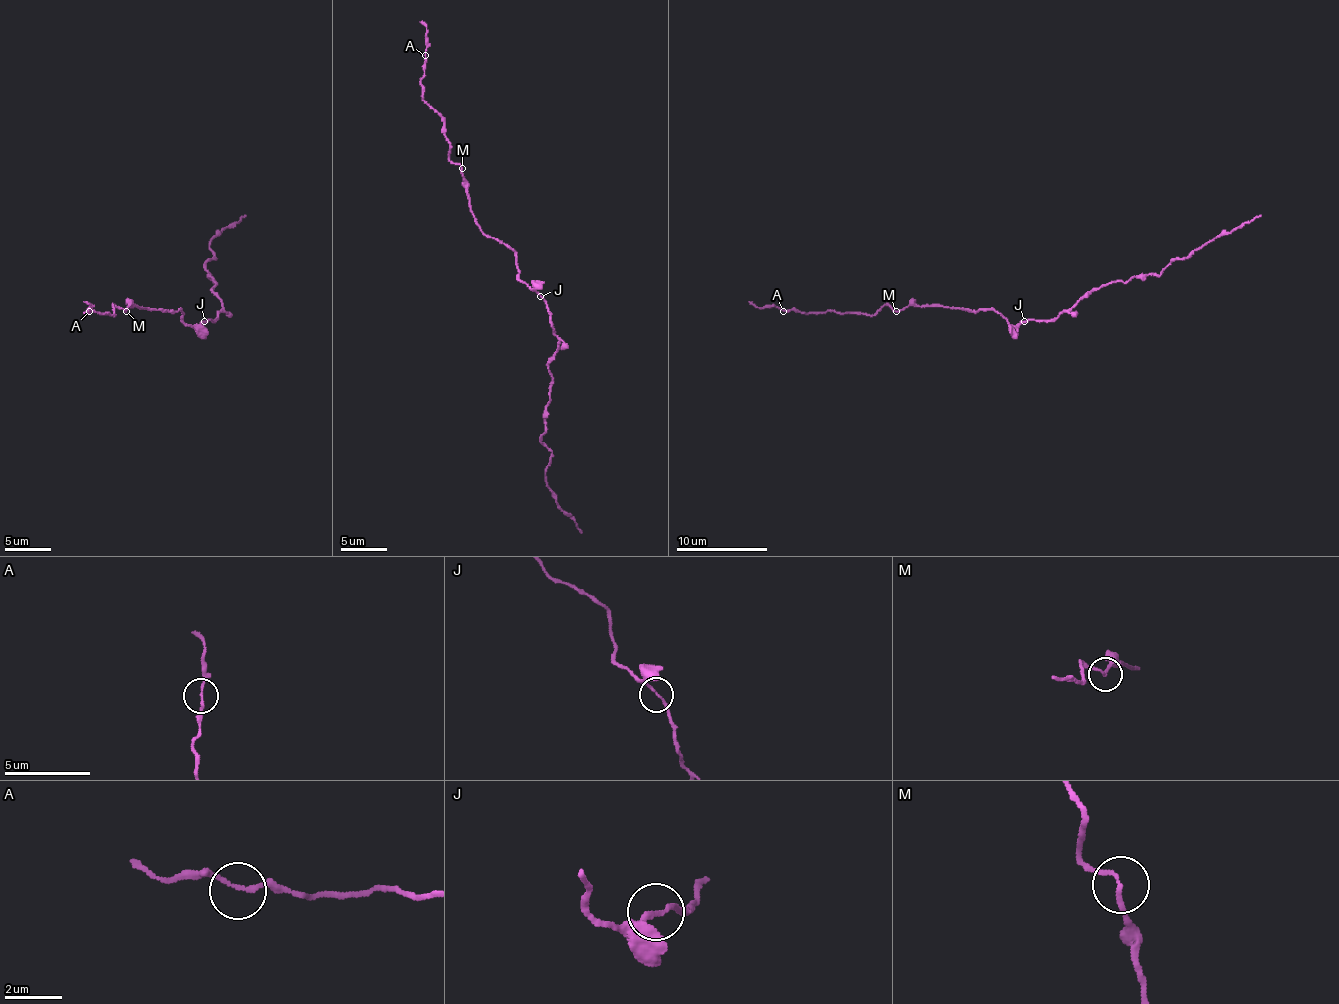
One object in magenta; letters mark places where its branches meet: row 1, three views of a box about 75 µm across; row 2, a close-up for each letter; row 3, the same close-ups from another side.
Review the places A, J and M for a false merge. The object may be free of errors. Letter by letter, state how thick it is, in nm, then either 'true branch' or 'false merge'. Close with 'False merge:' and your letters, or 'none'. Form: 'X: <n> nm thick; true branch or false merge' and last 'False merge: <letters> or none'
A: 150 nm thick; true branch
J: 150 nm thick; true branch
M: 140 nm thick; true branch
False merge: none

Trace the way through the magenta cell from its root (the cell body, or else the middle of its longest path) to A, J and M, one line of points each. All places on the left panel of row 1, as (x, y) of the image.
A: (187, 323), (180, 309), (164, 311), (130, 304), (125, 311), (114, 304), (114, 314), (84, 314), (89, 311)
J: (187, 323), (200, 325), (205, 320)
M: (187, 323), (182, 320), (180, 309), (164, 311), (130, 304), (125, 311)

